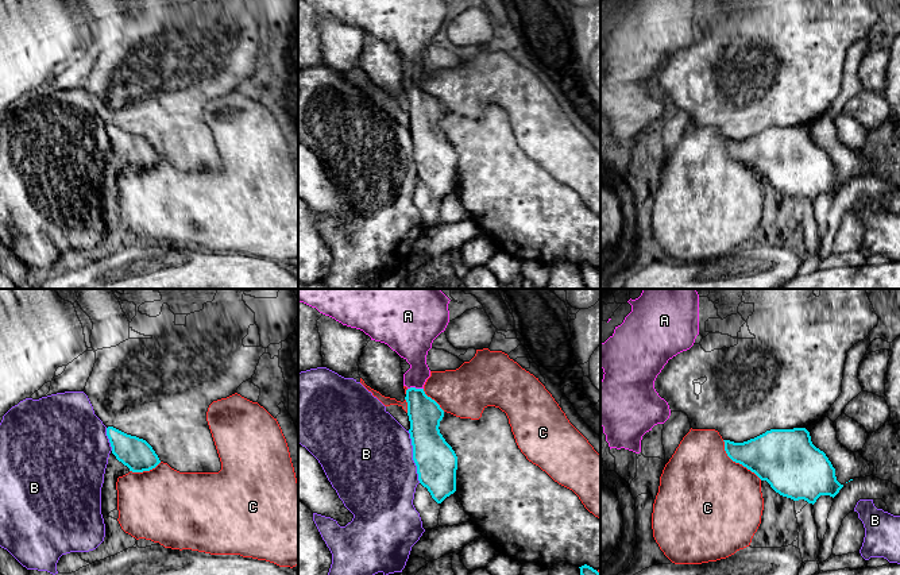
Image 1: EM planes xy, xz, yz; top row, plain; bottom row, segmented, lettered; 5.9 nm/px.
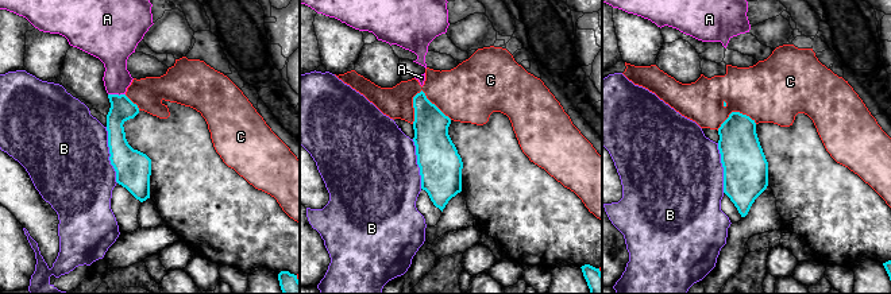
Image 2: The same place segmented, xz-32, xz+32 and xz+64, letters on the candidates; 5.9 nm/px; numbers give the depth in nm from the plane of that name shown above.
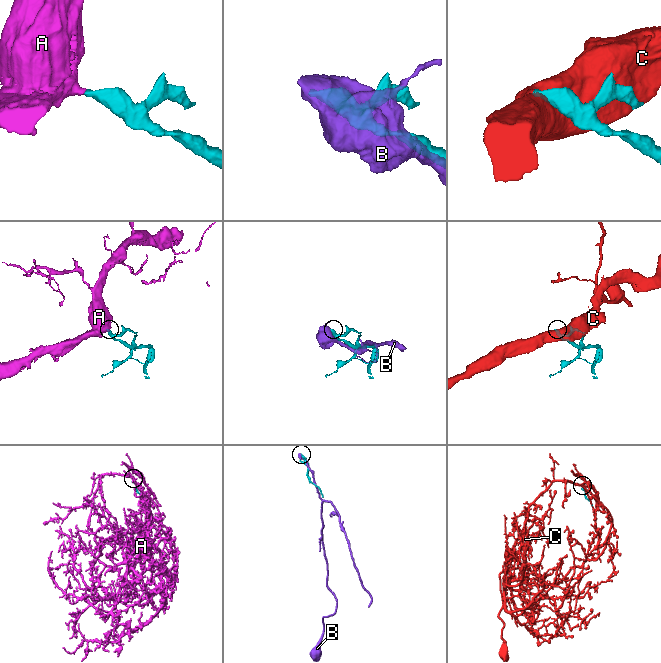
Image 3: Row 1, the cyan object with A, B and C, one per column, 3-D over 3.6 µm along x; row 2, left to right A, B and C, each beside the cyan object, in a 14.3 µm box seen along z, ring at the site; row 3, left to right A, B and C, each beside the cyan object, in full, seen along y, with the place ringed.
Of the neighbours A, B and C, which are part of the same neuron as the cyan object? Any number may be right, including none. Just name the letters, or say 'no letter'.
A

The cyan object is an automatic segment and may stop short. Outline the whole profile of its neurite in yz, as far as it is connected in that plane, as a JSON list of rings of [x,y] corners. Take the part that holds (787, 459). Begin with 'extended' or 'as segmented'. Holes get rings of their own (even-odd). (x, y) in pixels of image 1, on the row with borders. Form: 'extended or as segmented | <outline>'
as segmented | [[[806,428],[770,429],[743,443],[725,441],[727,456],[754,472],[783,497],[815,503],[820,495],[835,497],[843,487],[837,481],[835,468],[823,451],[816,448]]]

